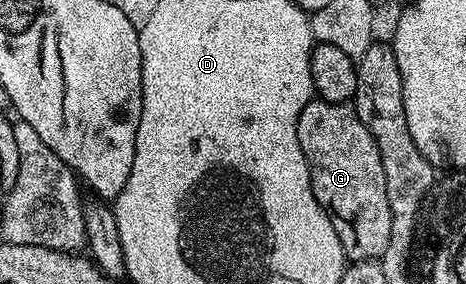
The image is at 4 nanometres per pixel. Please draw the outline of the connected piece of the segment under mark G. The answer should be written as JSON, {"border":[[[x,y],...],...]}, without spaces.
{"border":[[[314,98],[303,106],[297,123],[299,146],[305,155],[311,178],[311,190],[325,208],[339,234],[339,246],[343,246],[346,261],[377,260],[385,255],[387,242],[391,242],[391,206],[387,202],[387,178],[383,174],[383,158],[379,158],[379,146],[371,138],[371,130],[363,126],[356,107],[346,102],[336,104]]]}

